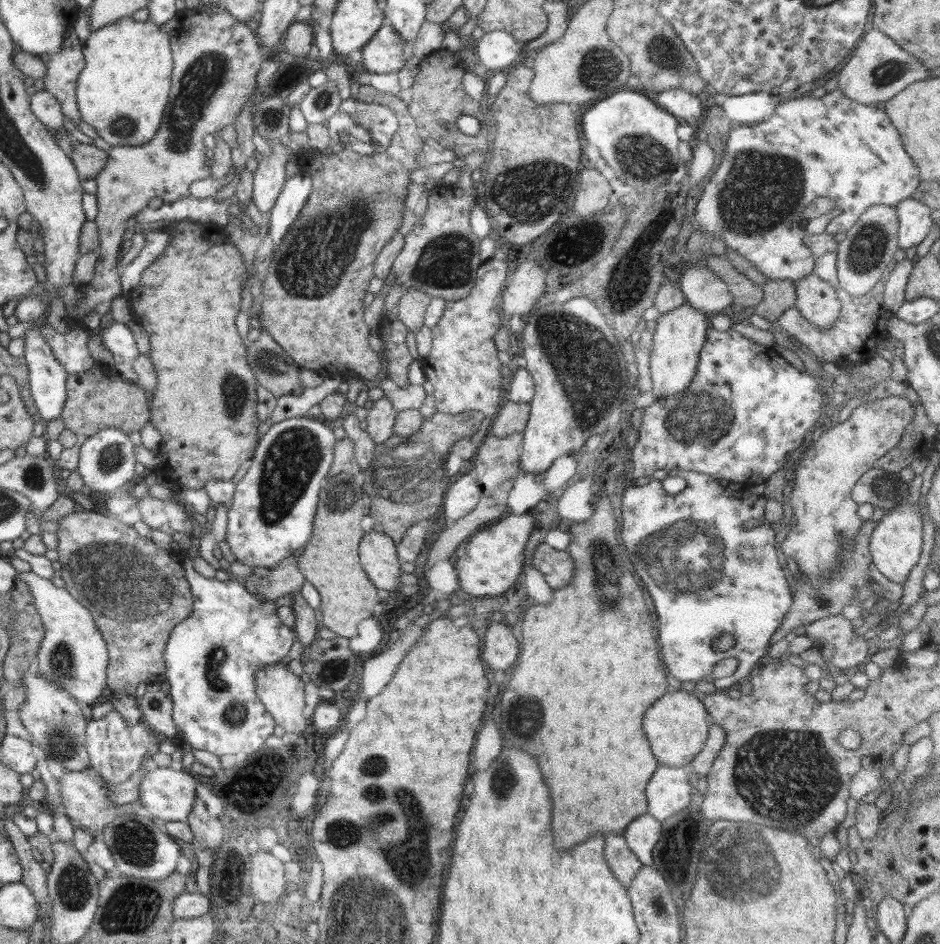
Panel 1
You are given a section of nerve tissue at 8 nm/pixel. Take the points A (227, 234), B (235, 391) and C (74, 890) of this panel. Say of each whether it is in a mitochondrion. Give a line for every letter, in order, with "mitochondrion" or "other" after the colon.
A: other
B: mitochondrion
C: mitochondrion

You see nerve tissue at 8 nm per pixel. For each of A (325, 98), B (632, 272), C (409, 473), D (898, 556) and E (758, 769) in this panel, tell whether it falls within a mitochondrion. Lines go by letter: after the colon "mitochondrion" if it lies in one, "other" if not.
A: mitochondrion
B: mitochondrion
C: mitochondrion
D: other
E: mitochondrion

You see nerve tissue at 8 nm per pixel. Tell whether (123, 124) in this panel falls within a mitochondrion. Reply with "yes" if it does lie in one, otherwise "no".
yes

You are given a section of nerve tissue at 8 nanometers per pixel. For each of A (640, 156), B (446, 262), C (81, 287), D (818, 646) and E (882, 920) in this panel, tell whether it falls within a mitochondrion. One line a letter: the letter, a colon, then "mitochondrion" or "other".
A: mitochondrion
B: mitochondrion
C: other
D: other
E: other

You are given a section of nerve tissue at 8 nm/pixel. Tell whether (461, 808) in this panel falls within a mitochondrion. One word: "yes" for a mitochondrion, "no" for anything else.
no

